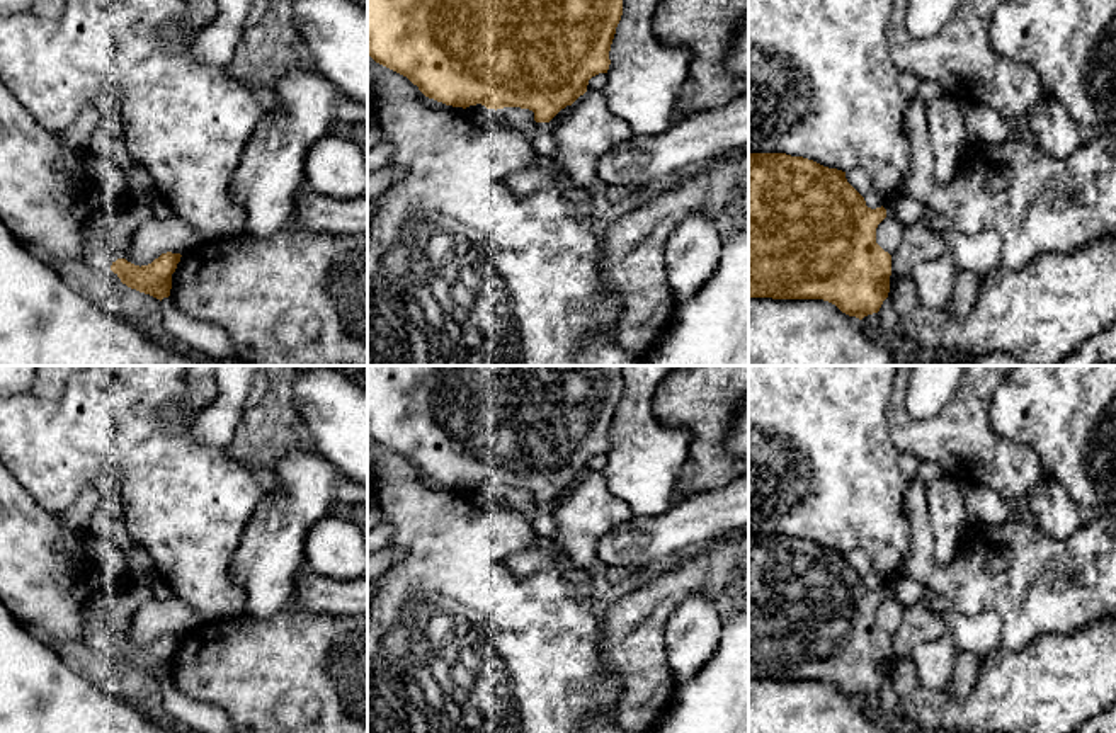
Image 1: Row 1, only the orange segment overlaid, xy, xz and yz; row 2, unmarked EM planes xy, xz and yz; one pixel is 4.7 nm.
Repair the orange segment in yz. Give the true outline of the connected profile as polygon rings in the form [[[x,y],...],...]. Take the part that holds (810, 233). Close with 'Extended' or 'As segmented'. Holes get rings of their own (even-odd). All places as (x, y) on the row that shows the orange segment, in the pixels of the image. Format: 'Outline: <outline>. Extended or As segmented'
Outline: [[[749,153],[749,298],[823,299],[859,320],[878,313],[890,293],[891,255],[876,243],[876,228],[886,216],[908,224],[920,219],[925,213],[925,206],[907,194],[900,194],[891,204],[871,209],[866,206],[864,197],[847,182],[846,172],[823,167],[813,160],[786,153]]]. Extended

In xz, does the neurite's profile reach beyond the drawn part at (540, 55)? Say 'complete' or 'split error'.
split error

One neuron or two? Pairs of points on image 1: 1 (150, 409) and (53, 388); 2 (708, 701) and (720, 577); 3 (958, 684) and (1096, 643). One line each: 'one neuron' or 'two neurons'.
1: two neurons
2: two neurons
3: two neurons

